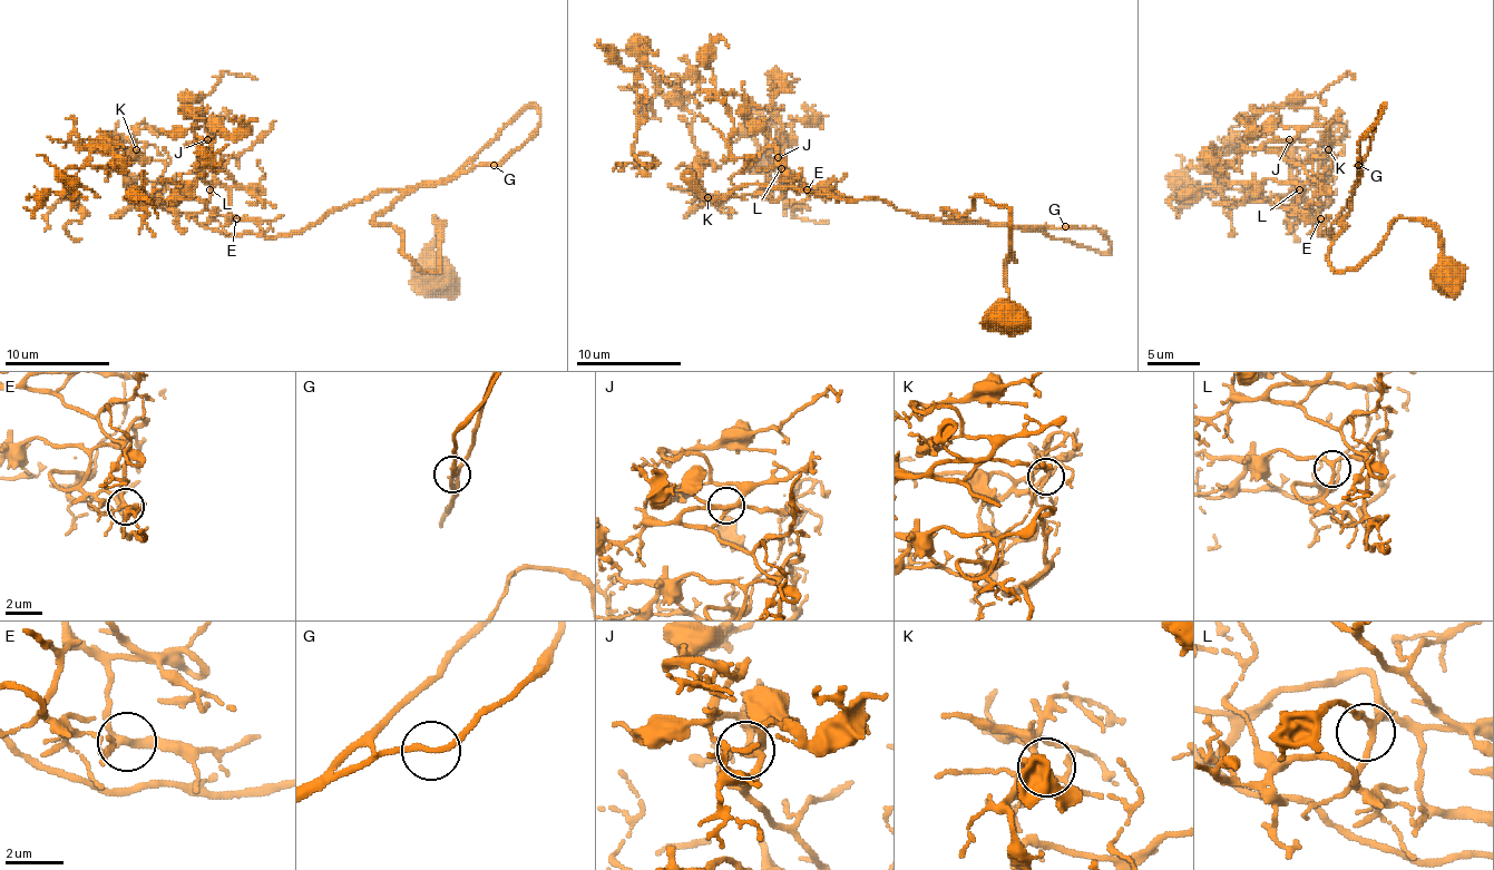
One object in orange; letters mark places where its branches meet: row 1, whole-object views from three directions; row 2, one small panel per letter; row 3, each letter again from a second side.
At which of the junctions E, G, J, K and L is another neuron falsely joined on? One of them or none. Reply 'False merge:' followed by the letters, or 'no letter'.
False merge: no letter

